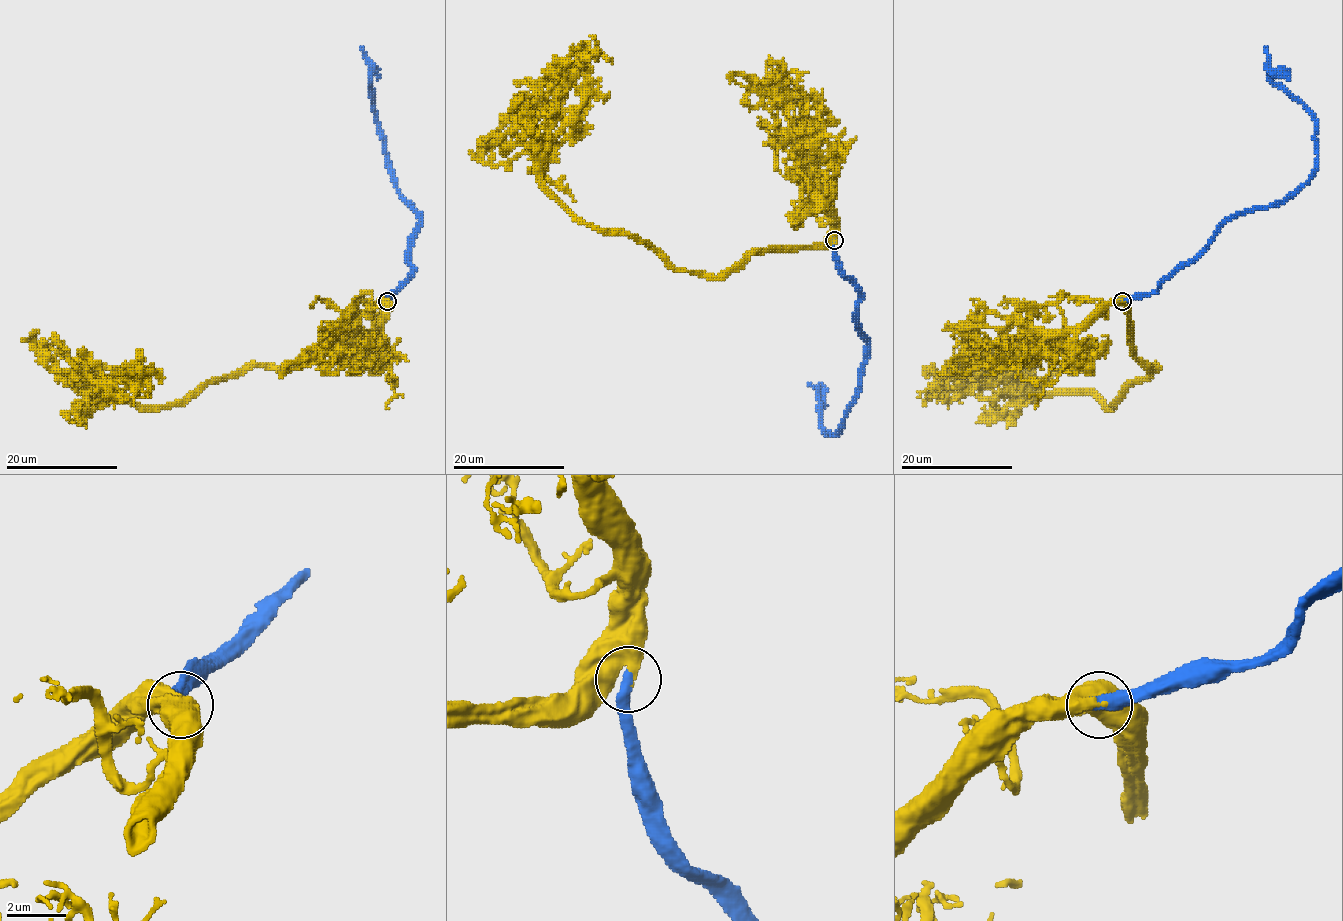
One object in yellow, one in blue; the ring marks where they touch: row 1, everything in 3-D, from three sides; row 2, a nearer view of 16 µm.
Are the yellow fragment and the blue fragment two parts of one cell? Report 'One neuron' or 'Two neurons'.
One neuron

